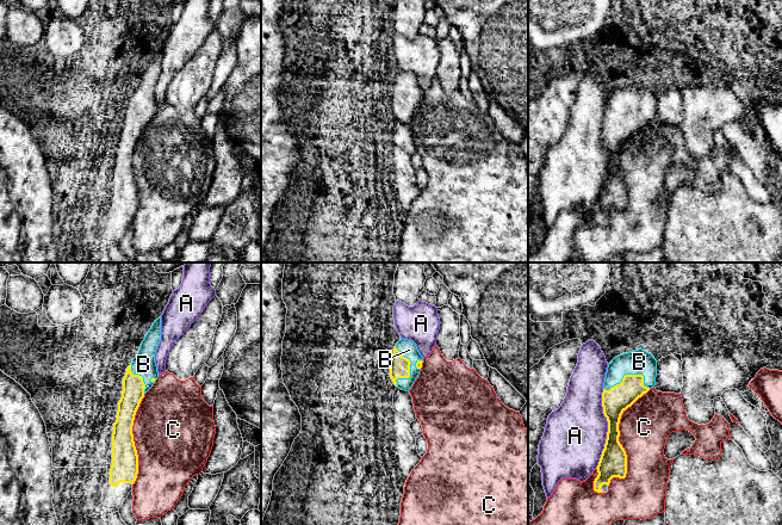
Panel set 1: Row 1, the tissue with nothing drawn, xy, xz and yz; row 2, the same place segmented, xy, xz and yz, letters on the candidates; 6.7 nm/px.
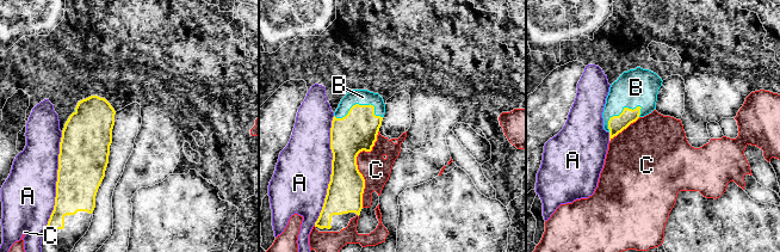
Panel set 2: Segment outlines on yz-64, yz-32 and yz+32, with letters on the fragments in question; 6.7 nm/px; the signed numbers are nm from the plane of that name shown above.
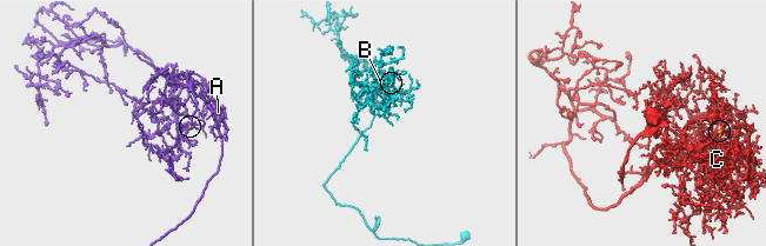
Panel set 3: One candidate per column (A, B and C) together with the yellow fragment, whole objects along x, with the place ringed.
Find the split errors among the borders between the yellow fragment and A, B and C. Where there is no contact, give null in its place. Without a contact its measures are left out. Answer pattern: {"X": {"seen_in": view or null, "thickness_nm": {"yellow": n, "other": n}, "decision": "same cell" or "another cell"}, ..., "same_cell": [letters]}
{"A": {"seen_in": "yz", "thickness_nm": {"yellow": 190, "other": 420}, "decision": "another cell"}, "B": {"seen_in": "yz", "thickness_nm": {"yellow": 180, "other": 170}, "decision": "same cell"}, "C": {"seen_in": "yz", "thickness_nm": {"yellow": 190, "other": 340}, "decision": "another cell"}, "same_cell": ["B"]}

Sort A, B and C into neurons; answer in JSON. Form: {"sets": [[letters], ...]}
{"sets": [["A"], ["B"], ["C"]]}

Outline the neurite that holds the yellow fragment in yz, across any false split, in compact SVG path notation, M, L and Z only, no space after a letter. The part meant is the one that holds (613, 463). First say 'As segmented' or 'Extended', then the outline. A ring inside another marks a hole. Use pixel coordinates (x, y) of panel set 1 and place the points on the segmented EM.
Extended. M641 348L615 357L607 368L602 407L608 432L598 465L594 490L607 493L613 477L625 478L627 455L619 441L622 413L656 385L657 360Z

